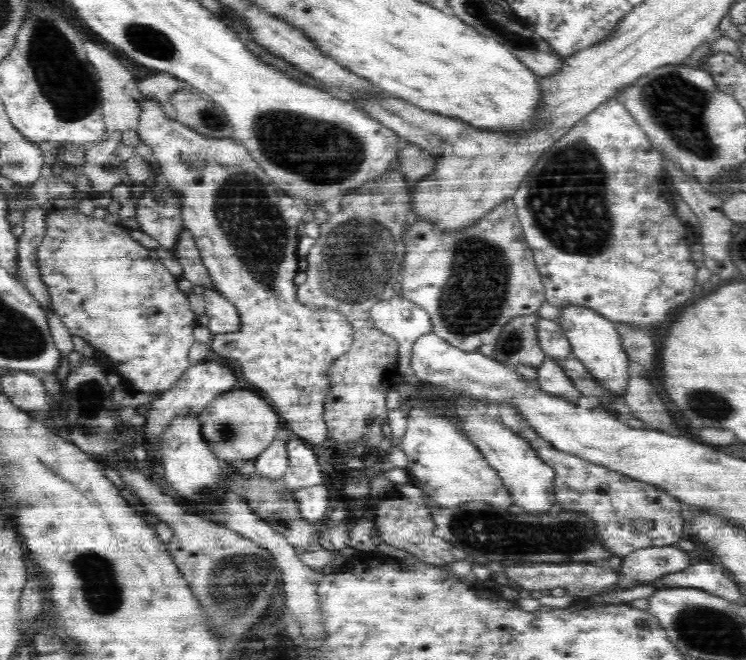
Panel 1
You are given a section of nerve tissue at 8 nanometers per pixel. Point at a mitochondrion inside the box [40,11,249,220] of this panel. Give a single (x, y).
(150, 41)

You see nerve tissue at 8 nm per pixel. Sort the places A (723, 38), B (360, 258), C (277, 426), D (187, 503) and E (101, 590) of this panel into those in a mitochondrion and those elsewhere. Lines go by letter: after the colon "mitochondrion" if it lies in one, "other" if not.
A: other
B: mitochondrion
C: other
D: other
E: mitochondrion

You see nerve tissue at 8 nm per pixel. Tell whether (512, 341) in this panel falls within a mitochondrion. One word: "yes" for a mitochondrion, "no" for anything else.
yes

